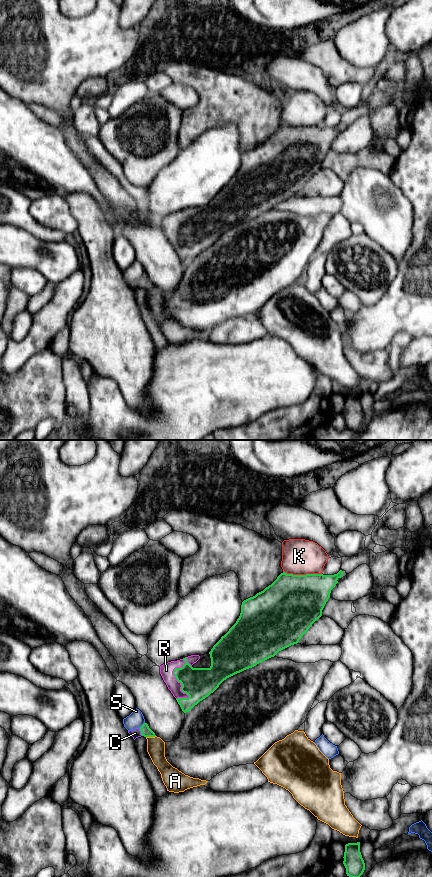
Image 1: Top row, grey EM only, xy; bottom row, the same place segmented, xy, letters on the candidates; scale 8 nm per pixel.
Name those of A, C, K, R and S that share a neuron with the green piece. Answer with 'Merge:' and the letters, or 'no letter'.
Merge: C, R

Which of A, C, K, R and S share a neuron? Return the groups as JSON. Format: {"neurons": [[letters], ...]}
{"neurons": [["A"], ["C", "R"], ["K"], ["S"]]}

